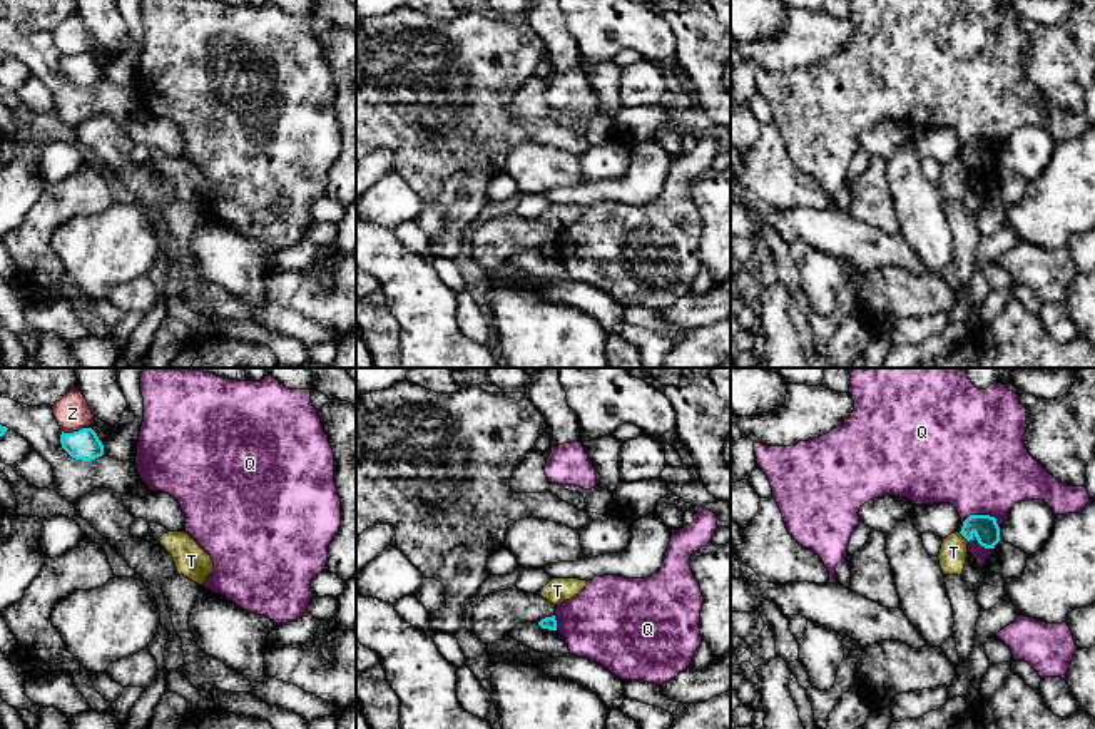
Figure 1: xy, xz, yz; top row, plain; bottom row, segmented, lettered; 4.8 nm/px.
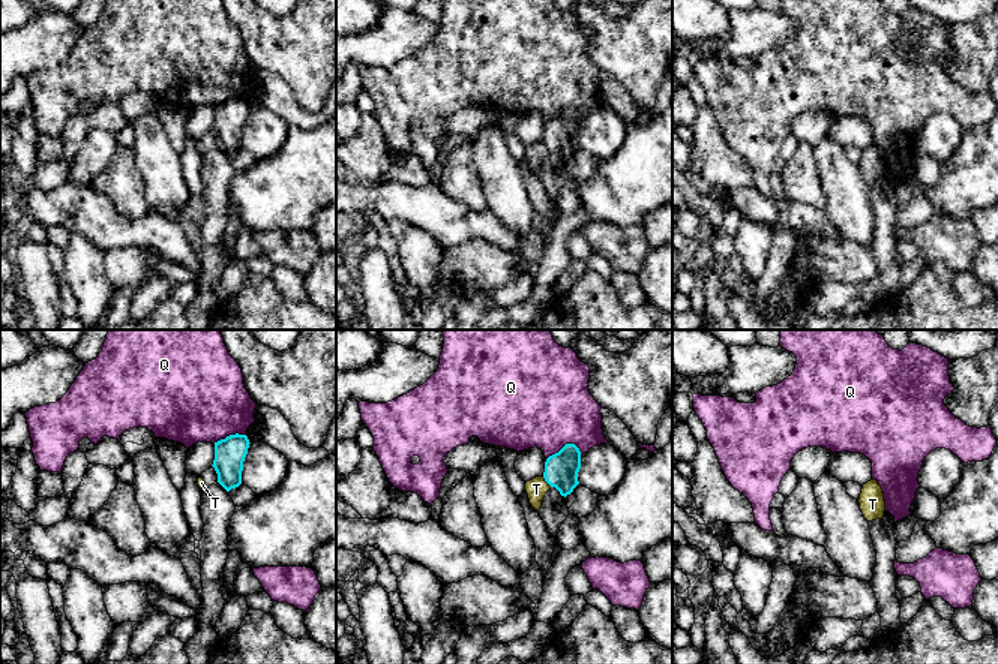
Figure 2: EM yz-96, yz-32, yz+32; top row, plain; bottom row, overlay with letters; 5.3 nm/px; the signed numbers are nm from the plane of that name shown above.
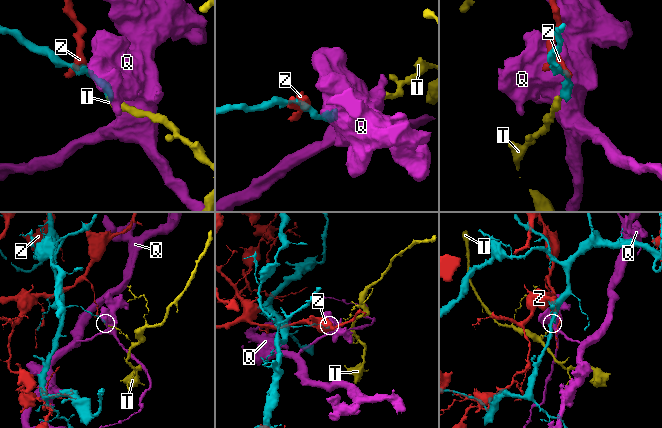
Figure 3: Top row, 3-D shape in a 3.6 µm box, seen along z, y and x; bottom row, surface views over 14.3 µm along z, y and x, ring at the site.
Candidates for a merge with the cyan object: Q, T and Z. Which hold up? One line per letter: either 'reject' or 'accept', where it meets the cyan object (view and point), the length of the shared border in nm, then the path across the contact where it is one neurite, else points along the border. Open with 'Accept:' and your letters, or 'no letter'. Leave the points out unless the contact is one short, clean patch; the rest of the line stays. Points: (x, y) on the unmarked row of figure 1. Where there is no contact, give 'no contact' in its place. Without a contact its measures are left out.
Accept: no letter
Q: reject; contact yz (977, 141); length 200 nm; border yz (998, 149), (988, 141), (970, 141), (960, 158)
T: reject; contact yz (963, 161); length 80 nm; border yz (958, 158), (968, 168)
Z: reject; contact xy (76, 57); length 140 nm

